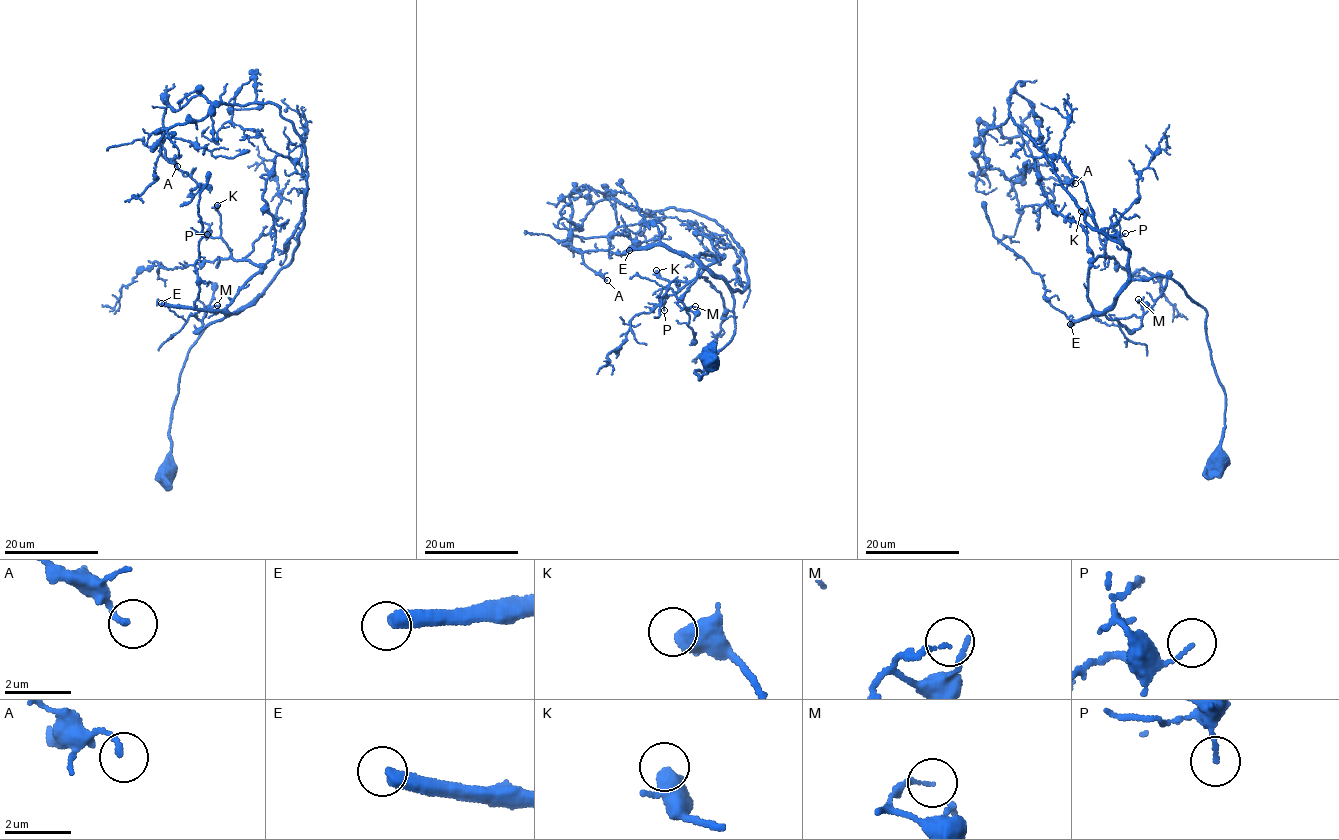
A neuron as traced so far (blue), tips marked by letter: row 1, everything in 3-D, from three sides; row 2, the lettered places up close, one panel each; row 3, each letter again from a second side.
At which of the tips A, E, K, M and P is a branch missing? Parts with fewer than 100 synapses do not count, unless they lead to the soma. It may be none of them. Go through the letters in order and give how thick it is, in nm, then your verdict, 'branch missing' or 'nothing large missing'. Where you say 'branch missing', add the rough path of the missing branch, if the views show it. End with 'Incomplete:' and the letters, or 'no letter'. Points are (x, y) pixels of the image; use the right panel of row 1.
A: 170 nm thick; nothing large missing
E: 440 nm thick; branch missing; missing branch runs (1070, 324), (1046, 312), (1050, 274), (1130, 265), (1148, 246), (1125, 165), (1133, 150), (1115, 115)
K: 440 nm thick; nothing large missing
M: 140 nm thick; nothing large missing
P: 120 nm thick; nothing large missing
Incomplete: E

